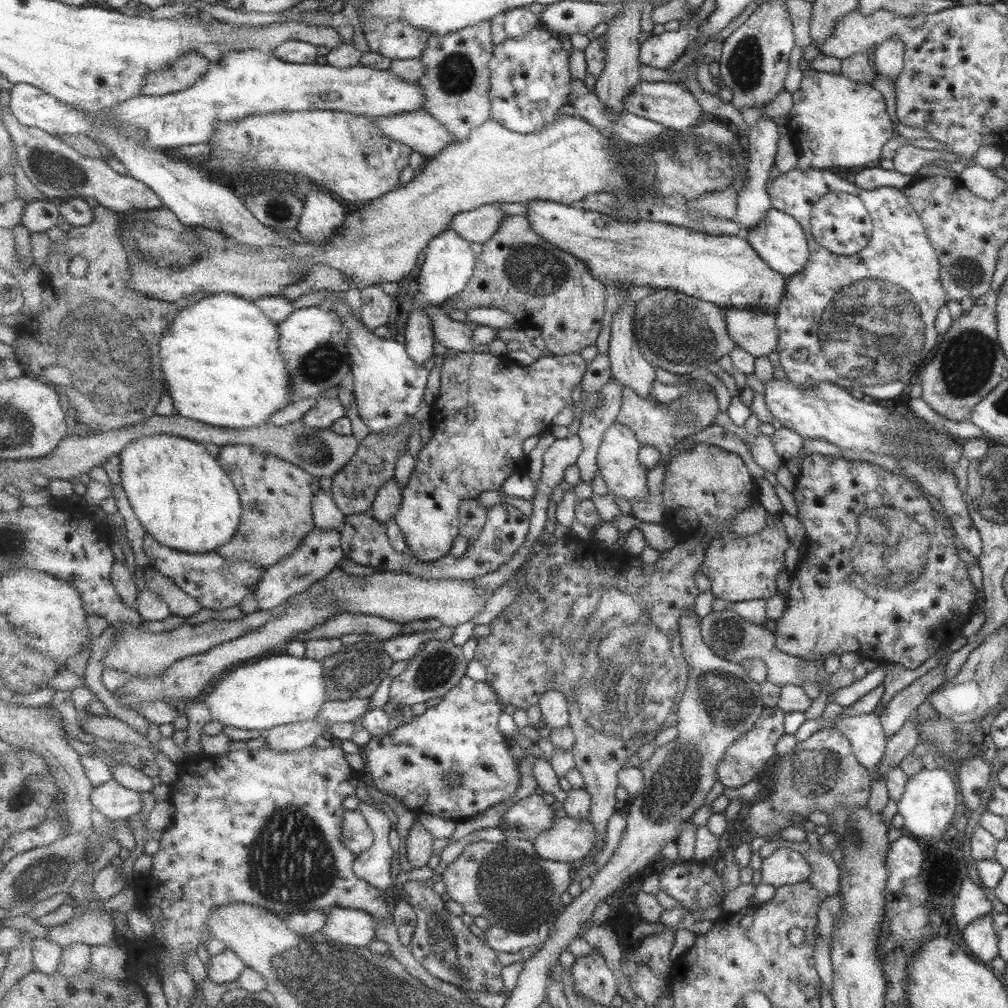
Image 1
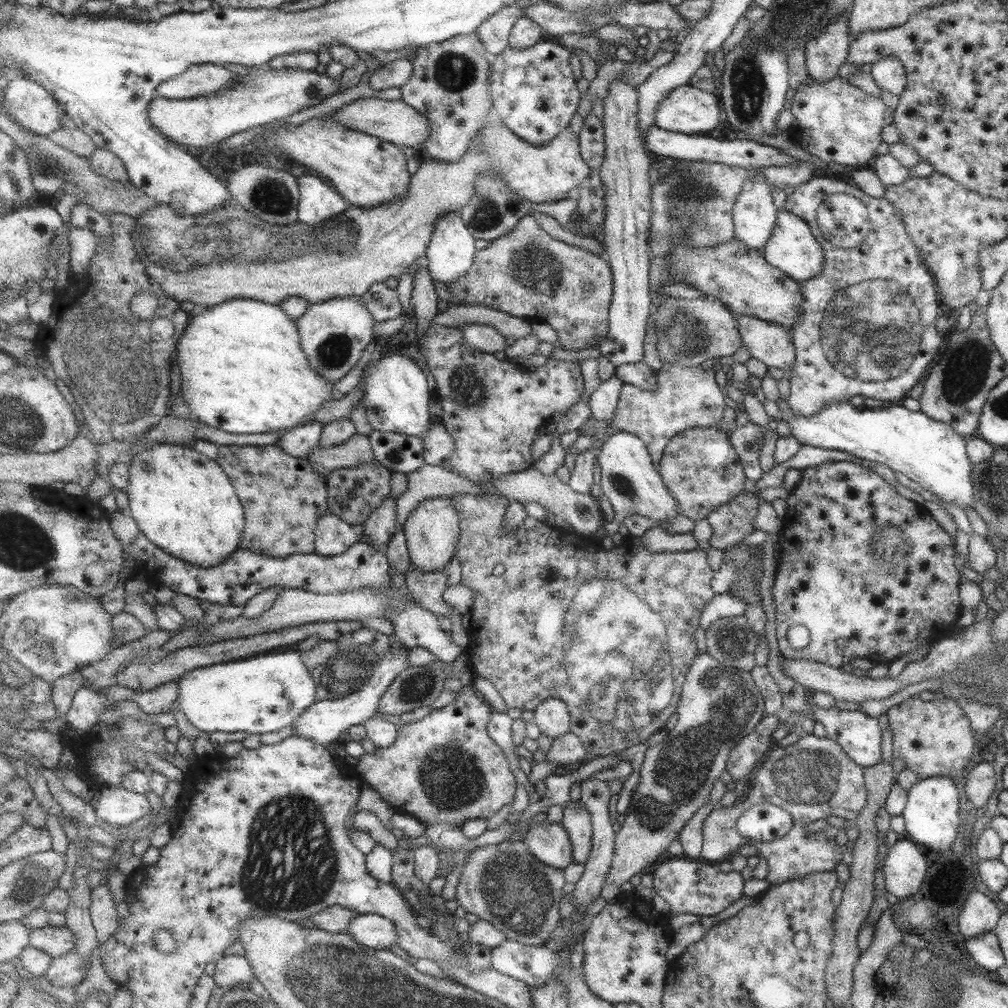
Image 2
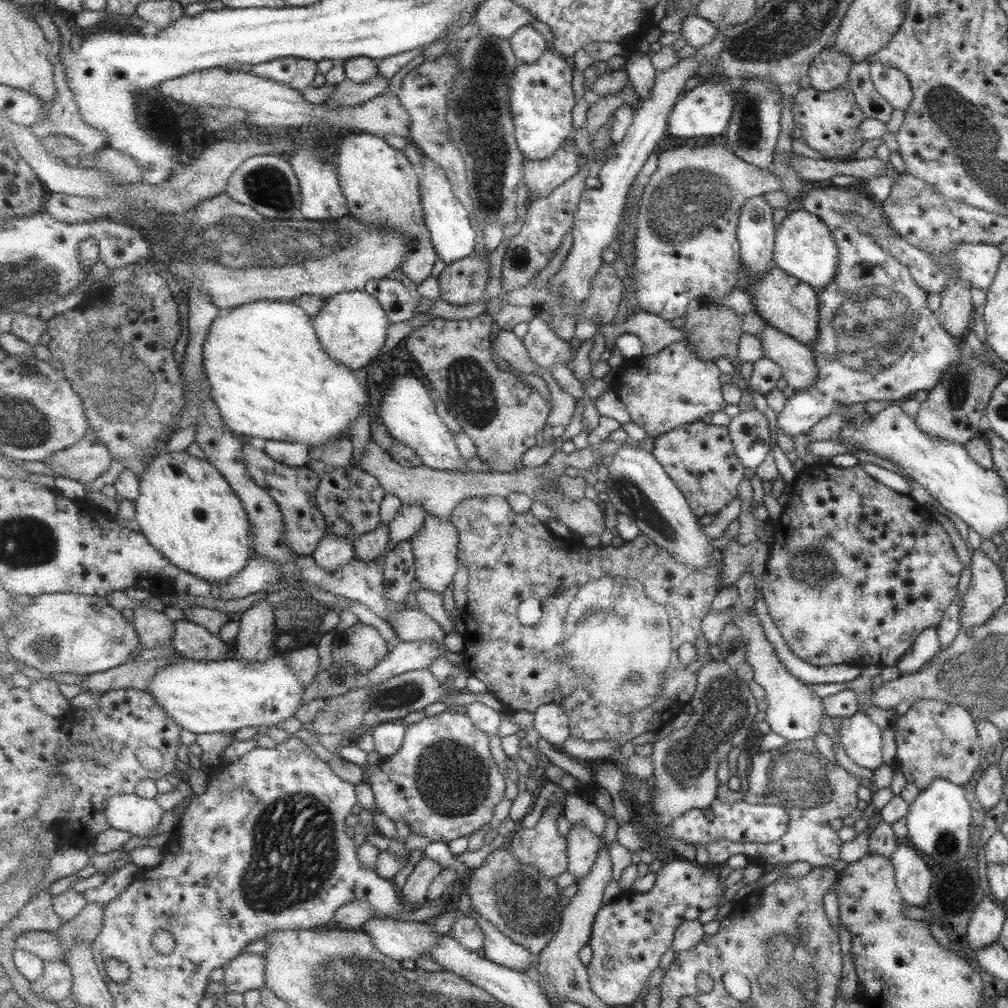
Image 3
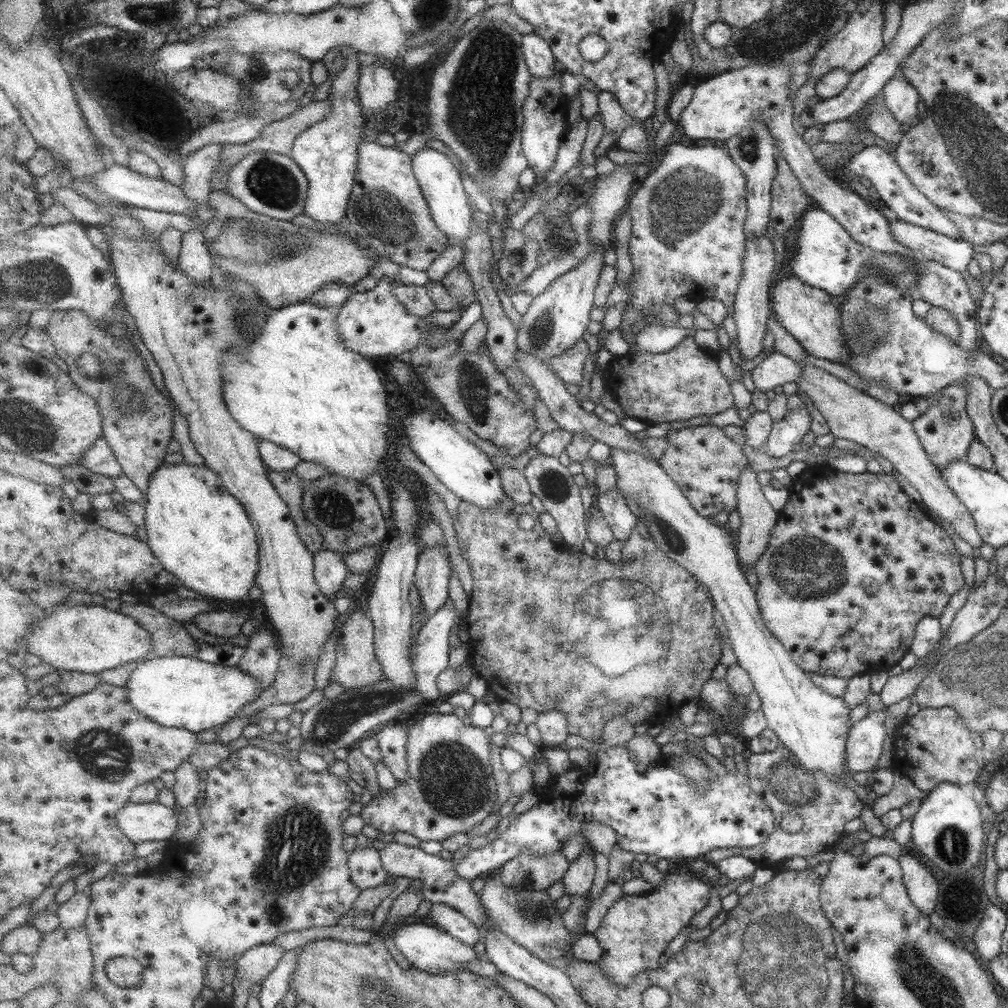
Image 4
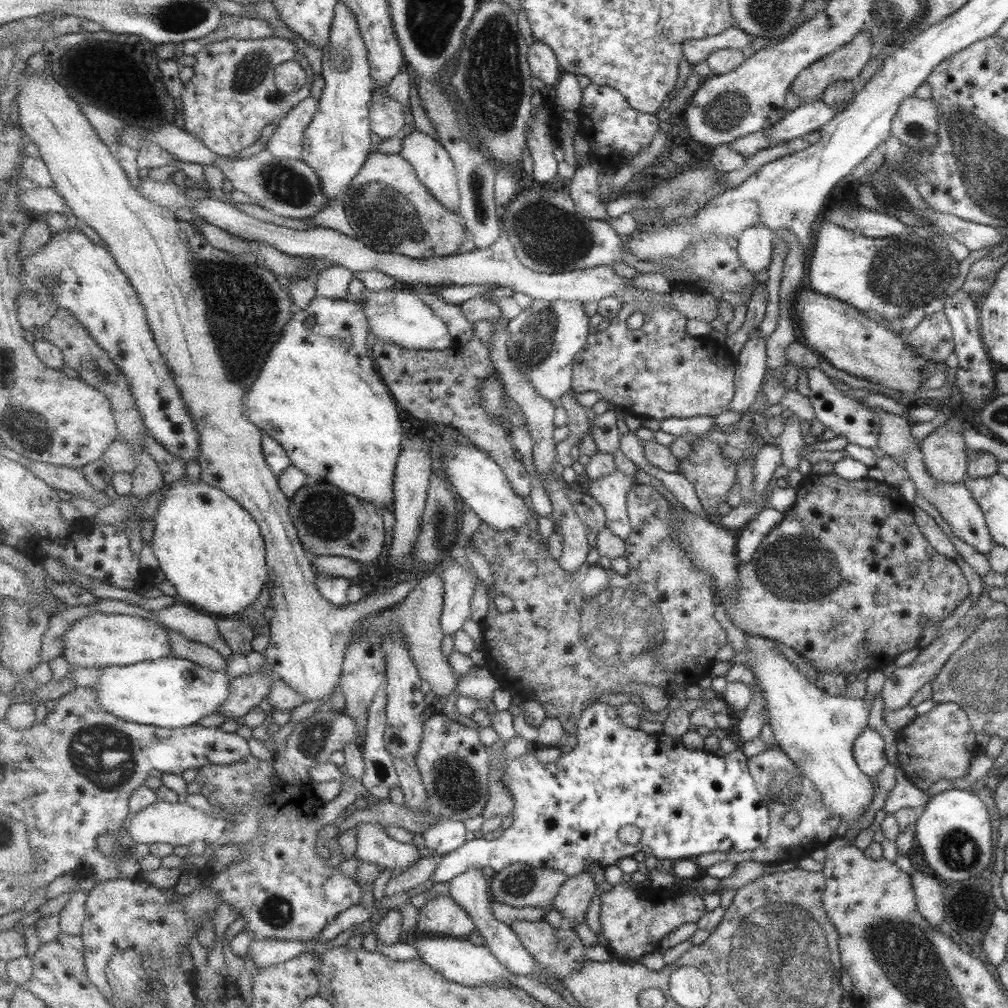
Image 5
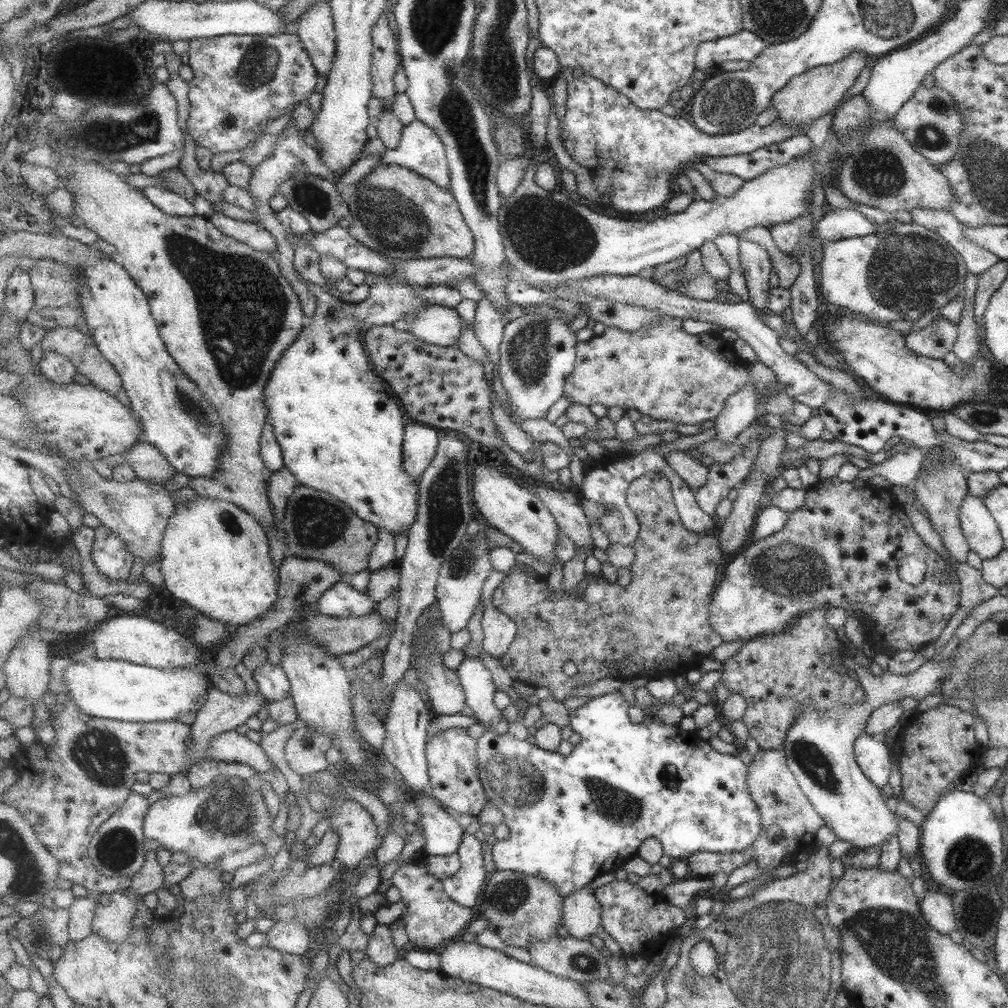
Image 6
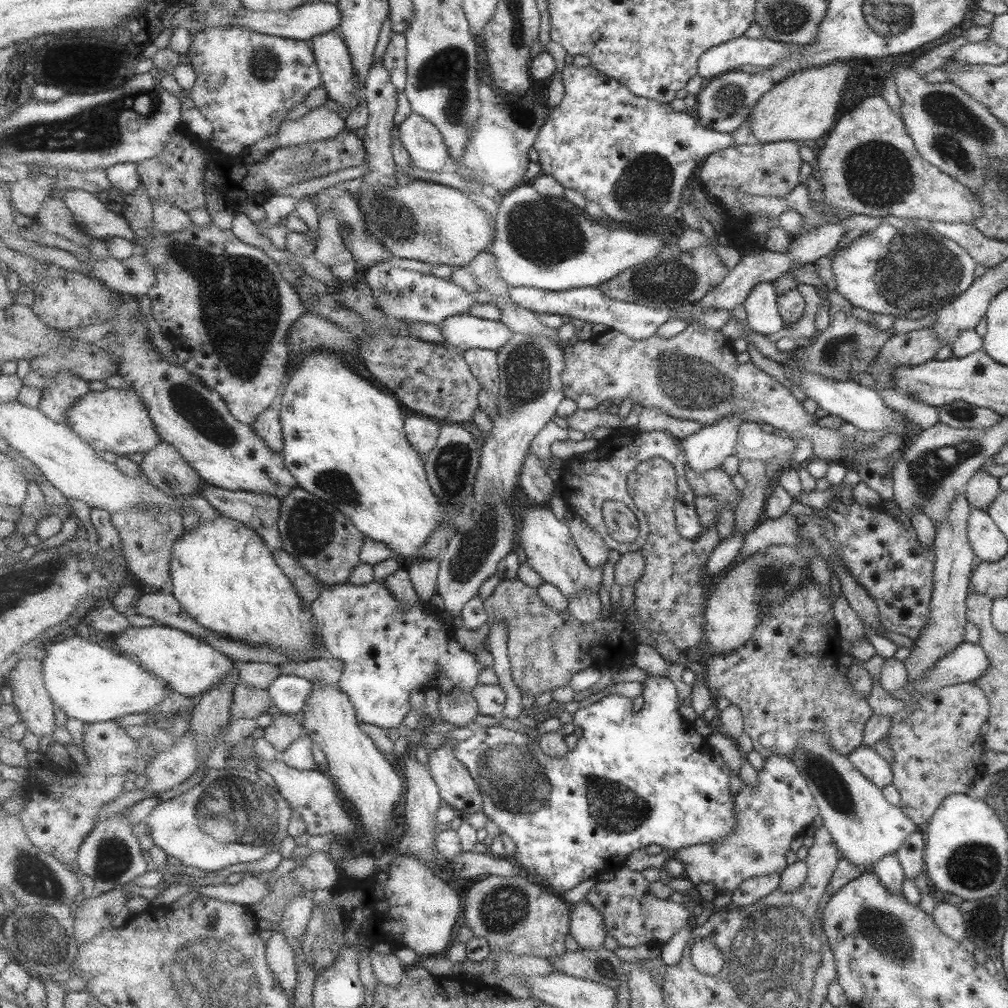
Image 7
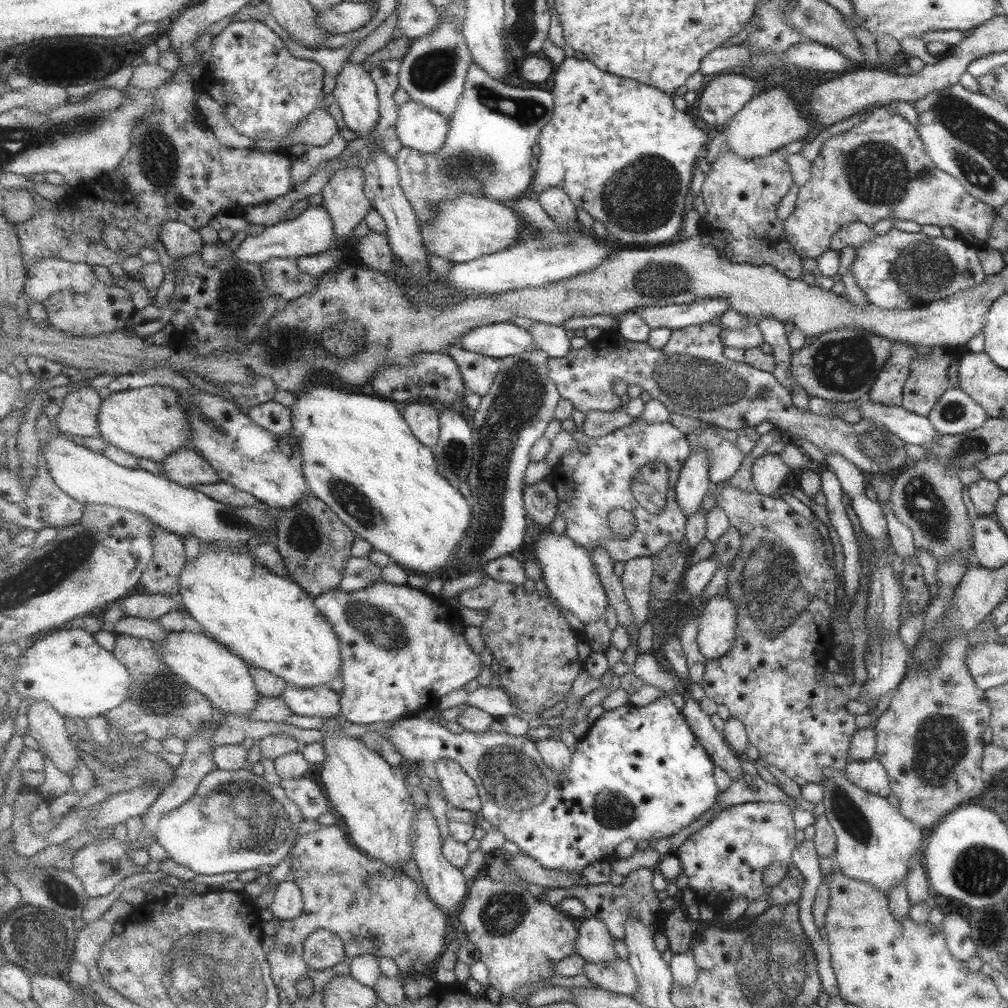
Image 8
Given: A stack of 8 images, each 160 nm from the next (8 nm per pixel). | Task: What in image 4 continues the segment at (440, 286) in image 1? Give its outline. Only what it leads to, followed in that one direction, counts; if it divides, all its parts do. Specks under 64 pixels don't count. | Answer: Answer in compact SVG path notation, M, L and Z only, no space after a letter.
M430 147L420 150L413 158L414 172L432 209L436 224L451 242L466 242L466 238L473 233L473 212L469 204L470 199L463 188L461 173L445 154Z

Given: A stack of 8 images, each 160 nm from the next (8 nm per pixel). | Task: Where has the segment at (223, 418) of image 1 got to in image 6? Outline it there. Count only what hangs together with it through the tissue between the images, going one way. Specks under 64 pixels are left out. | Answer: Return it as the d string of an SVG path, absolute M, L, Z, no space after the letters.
M300 272L298 277L316 294L319 308L313 322L304 328L296 343L277 361L268 391L264 394L268 422L272 424L284 451L285 467L291 470L300 484L331 493L352 506L363 520L375 523L379 529L403 535L405 528L416 522L420 504L420 485L403 468L403 436L408 422L403 422L403 410L399 402L389 396L383 379L379 392L379 378L371 368L364 335L375 326L400 325L403 318L431 308L431 303L422 298L425 286L381 275L372 286L369 299L354 304L341 301L320 286L308 282Z

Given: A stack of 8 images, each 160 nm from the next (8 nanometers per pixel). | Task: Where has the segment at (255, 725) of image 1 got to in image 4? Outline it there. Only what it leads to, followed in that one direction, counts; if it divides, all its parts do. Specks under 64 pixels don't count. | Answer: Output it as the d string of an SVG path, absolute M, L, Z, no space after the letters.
M197 656L145 660L132 671L125 688L130 694L130 703L140 713L166 727L184 728L191 732L205 732L228 723L265 691L260 680L238 666L213 664Z

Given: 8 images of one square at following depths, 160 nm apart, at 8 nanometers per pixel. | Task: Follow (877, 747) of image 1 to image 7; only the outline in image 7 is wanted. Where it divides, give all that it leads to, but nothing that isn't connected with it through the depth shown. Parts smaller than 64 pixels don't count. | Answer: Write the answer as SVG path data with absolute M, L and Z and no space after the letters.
M860 745L855 751L850 752L847 757L860 773L868 777L868 780L876 788L881 789L891 782L892 770L889 770L889 764L885 760L881 760L875 754L875 750L871 750L870 746Z

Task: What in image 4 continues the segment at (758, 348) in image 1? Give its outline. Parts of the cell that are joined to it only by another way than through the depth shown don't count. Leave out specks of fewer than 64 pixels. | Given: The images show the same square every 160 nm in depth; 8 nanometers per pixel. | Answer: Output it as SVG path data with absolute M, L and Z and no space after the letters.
M796 362L801 369L801 378L796 385L809 400L814 409L826 420L829 432L834 439L843 439L859 445L863 449L877 453L885 460L889 460L901 476L919 493L922 504L927 510L932 510L955 530L957 537L962 538L973 548L982 543L975 530L972 516L950 491L946 482L942 481L938 468L927 459L921 449L921 443L913 432L911 422L903 419L889 405L885 405L875 398L869 397L863 391L857 390L843 383L816 366Z

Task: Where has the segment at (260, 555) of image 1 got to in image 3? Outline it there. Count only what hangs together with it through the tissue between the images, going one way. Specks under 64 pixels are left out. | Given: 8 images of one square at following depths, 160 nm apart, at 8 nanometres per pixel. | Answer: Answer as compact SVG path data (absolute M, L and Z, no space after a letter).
M245 443L245 458L248 474L252 479L264 488L275 500L280 508L283 520L285 538L292 551L301 555L311 556L324 536L328 534L328 520L318 503L317 491L320 487L323 475L315 473L309 466L290 467L273 460L267 453L251 444Z

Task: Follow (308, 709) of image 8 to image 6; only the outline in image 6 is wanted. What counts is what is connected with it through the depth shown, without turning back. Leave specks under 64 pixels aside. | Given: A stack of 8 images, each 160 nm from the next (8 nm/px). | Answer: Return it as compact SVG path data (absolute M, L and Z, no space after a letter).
M262 664L252 672L252 678L256 681L258 690L265 695L267 702L292 696L292 684L287 672L278 664Z

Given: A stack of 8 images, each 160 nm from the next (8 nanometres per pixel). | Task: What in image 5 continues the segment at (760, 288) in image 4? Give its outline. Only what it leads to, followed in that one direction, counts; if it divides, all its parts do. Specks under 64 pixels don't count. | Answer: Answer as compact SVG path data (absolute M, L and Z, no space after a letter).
M754 328L753 334L748 334L744 349L737 359L736 395L731 410L741 415L749 409L755 395L760 392L761 383L763 383L766 359L765 340L761 337L758 328Z

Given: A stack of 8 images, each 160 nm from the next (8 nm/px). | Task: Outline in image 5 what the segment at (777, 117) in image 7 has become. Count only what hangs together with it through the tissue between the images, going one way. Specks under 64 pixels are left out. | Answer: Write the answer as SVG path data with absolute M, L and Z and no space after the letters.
M861 31L860 34L854 36L851 42L844 44L843 47L836 48L831 54L817 59L815 63L805 67L797 75L797 78L793 80L791 90L802 98L802 103L807 104L819 100L829 83L851 81L851 78L859 76L860 72L865 68L865 64L868 64L867 60L870 59L869 52L871 52L872 41L873 38L869 33Z

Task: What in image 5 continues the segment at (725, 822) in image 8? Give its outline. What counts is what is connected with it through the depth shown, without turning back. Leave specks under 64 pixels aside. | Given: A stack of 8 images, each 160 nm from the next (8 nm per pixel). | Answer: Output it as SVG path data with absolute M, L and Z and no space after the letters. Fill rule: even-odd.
M777 744L769 750L764 750L755 756L747 758L748 772L752 775L752 780L759 790L760 797L767 803L768 813L771 817L771 830L768 838L761 847L747 852L713 852L695 858L696 864L704 873L711 866L721 864L721 862L735 862L741 864L746 861L761 863L761 865L779 864L779 862L796 863L800 859L806 858L812 851L824 849L831 842L835 828L839 826L839 818L829 813L824 802L813 788L811 781L801 774L800 769L788 755ZM794 811L800 818L799 823L794 828L783 825L782 818L785 812Z

